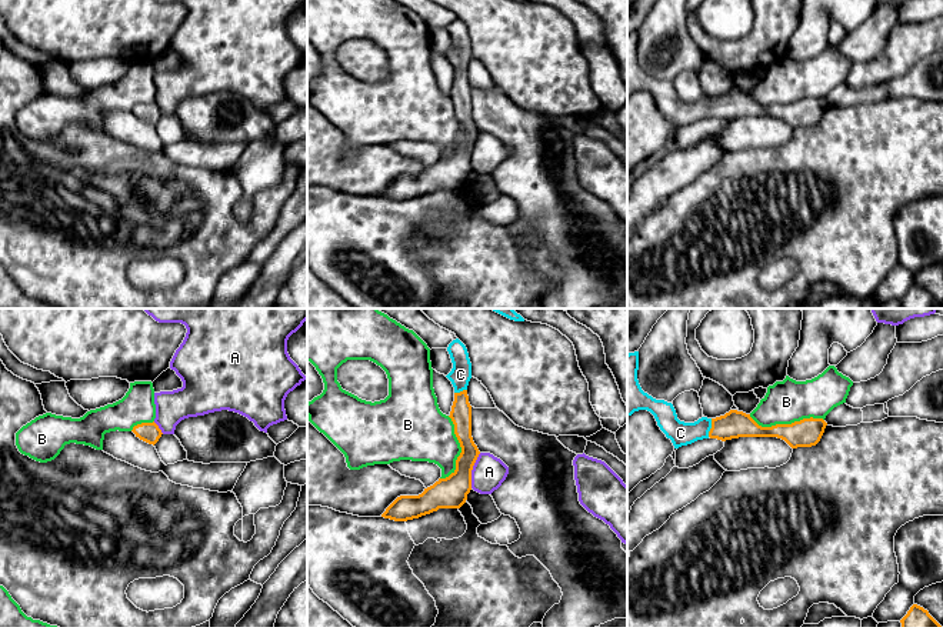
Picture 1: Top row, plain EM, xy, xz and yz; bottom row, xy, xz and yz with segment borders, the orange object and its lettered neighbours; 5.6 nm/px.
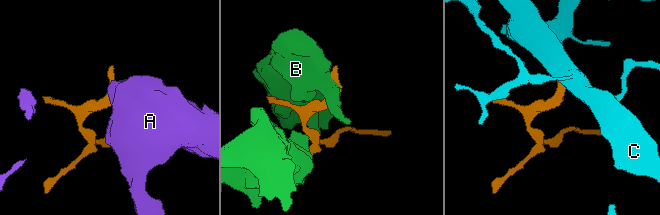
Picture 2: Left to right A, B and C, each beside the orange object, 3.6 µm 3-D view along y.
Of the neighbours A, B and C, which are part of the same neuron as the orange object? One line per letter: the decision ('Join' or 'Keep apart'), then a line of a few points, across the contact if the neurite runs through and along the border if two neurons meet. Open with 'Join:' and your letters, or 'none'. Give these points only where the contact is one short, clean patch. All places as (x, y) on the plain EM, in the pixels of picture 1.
Join: C
A: Keep apart. Line: xz (480, 133), (472, 150), (470, 167)
B: Keep apart
C: Join. Line: yz (733, 104), (712, 107), (680, 113)

